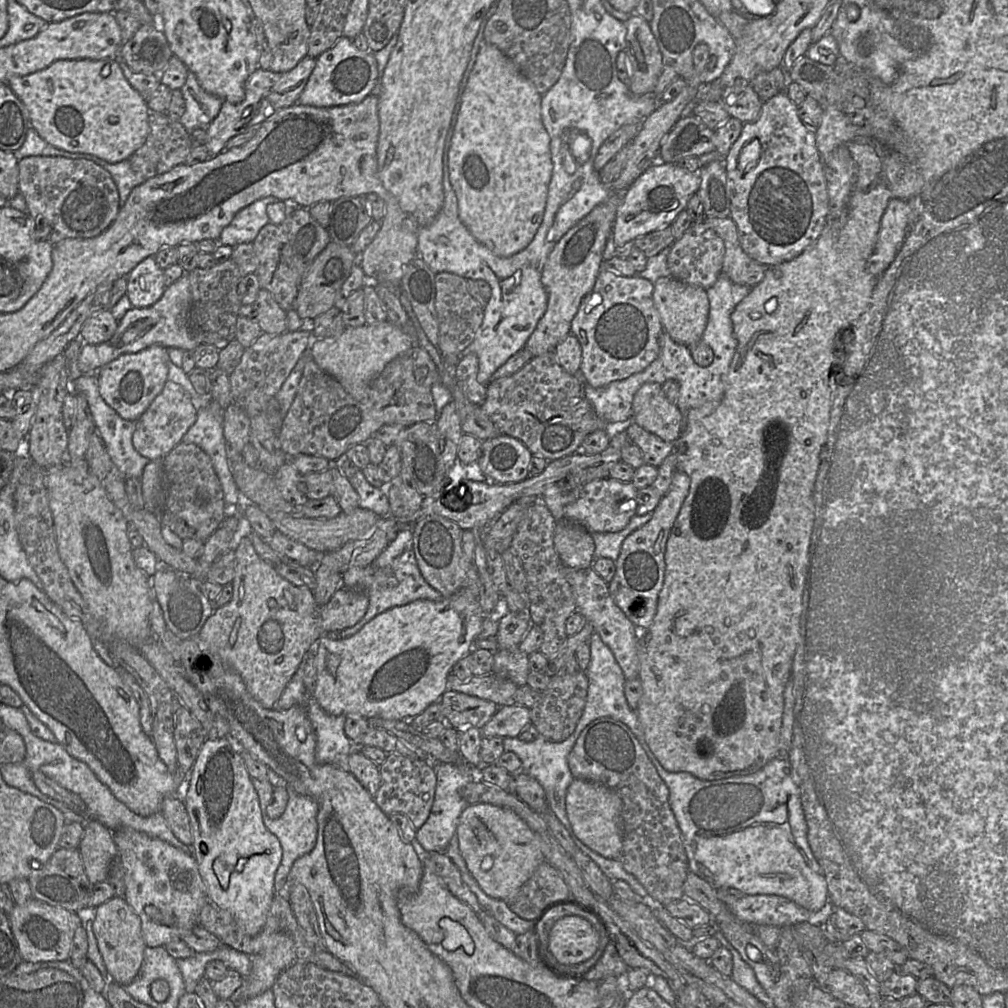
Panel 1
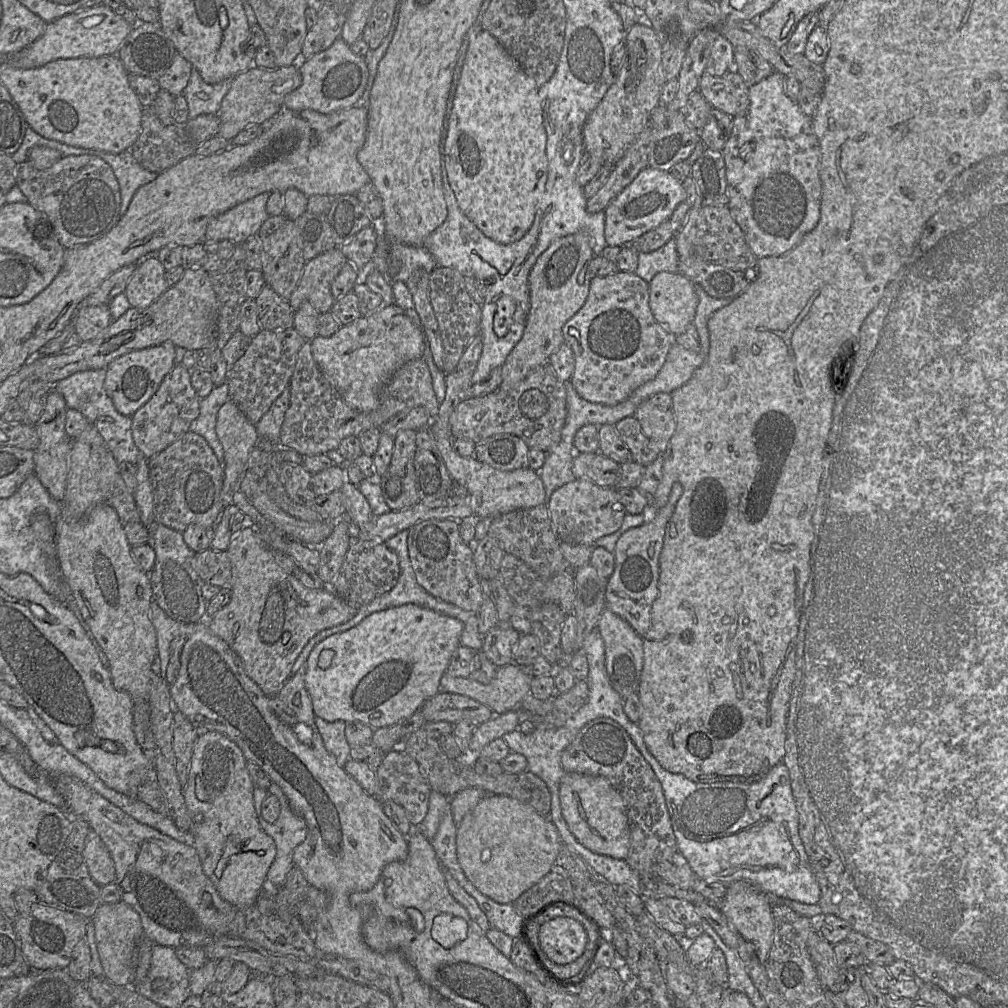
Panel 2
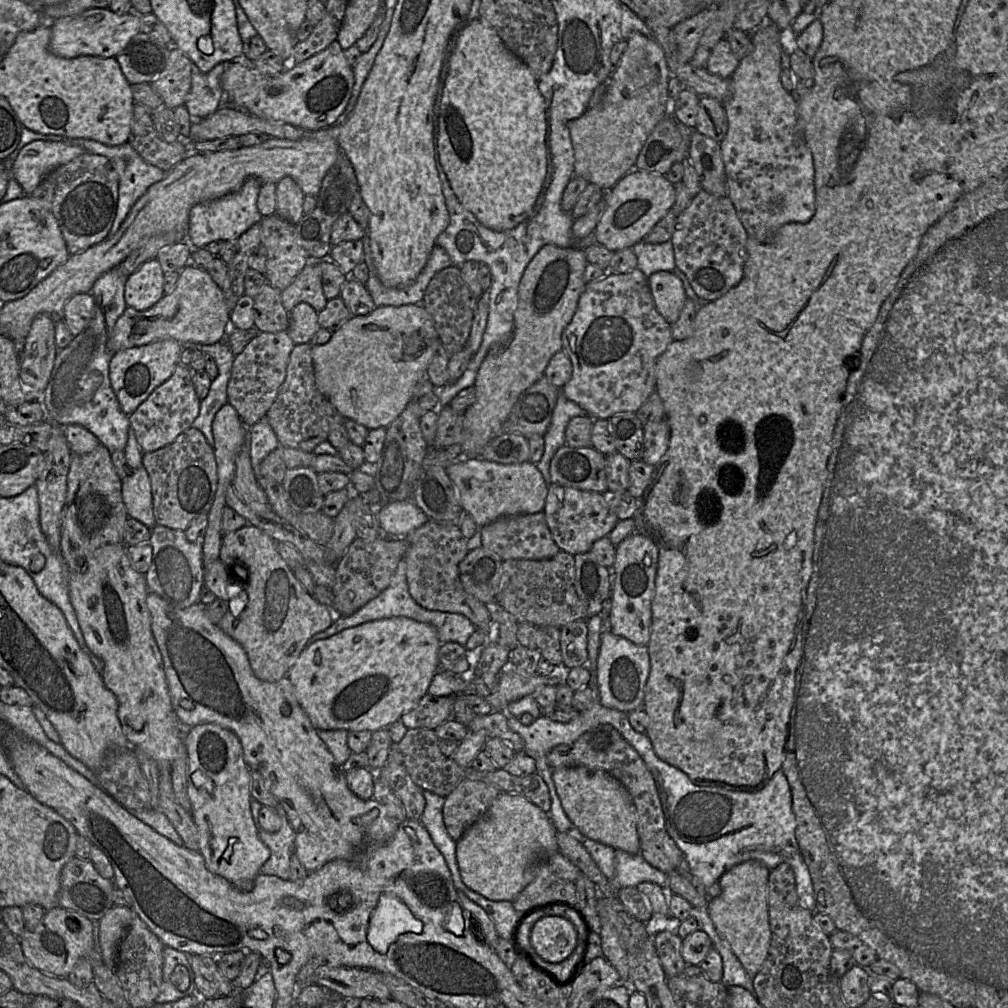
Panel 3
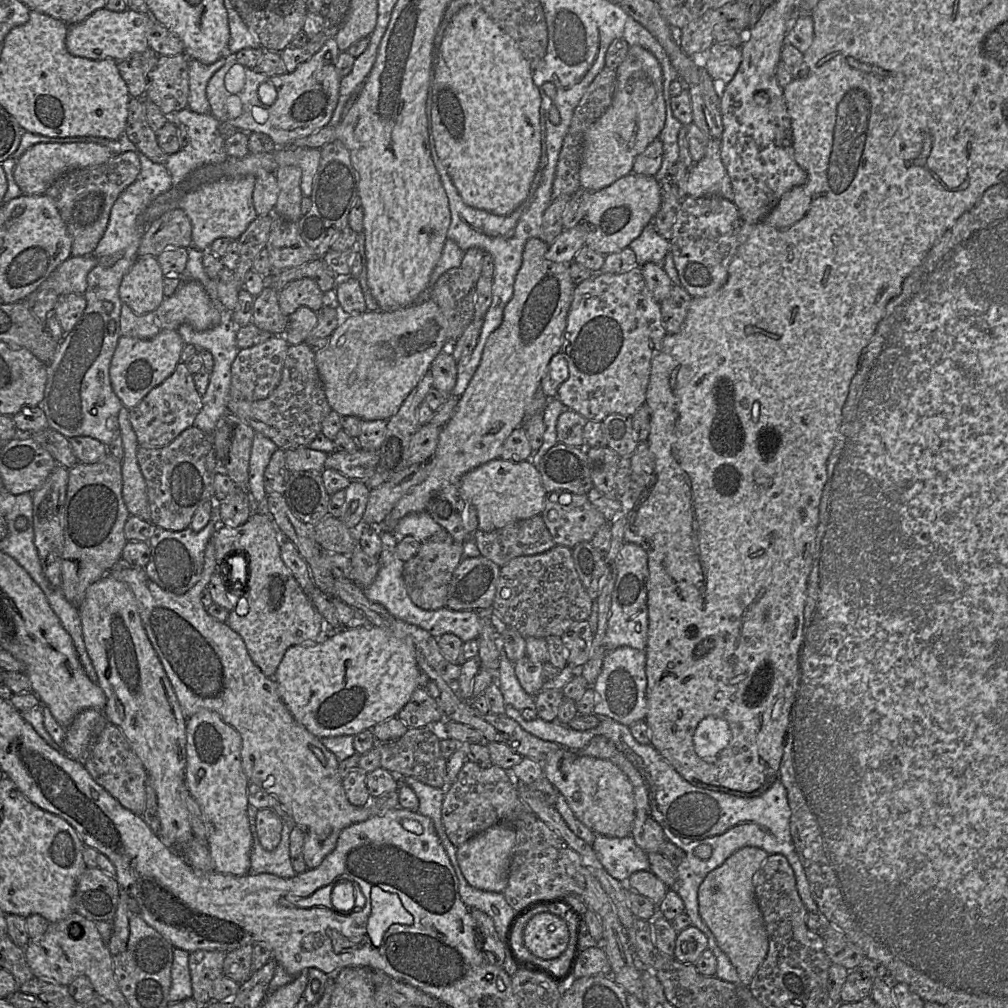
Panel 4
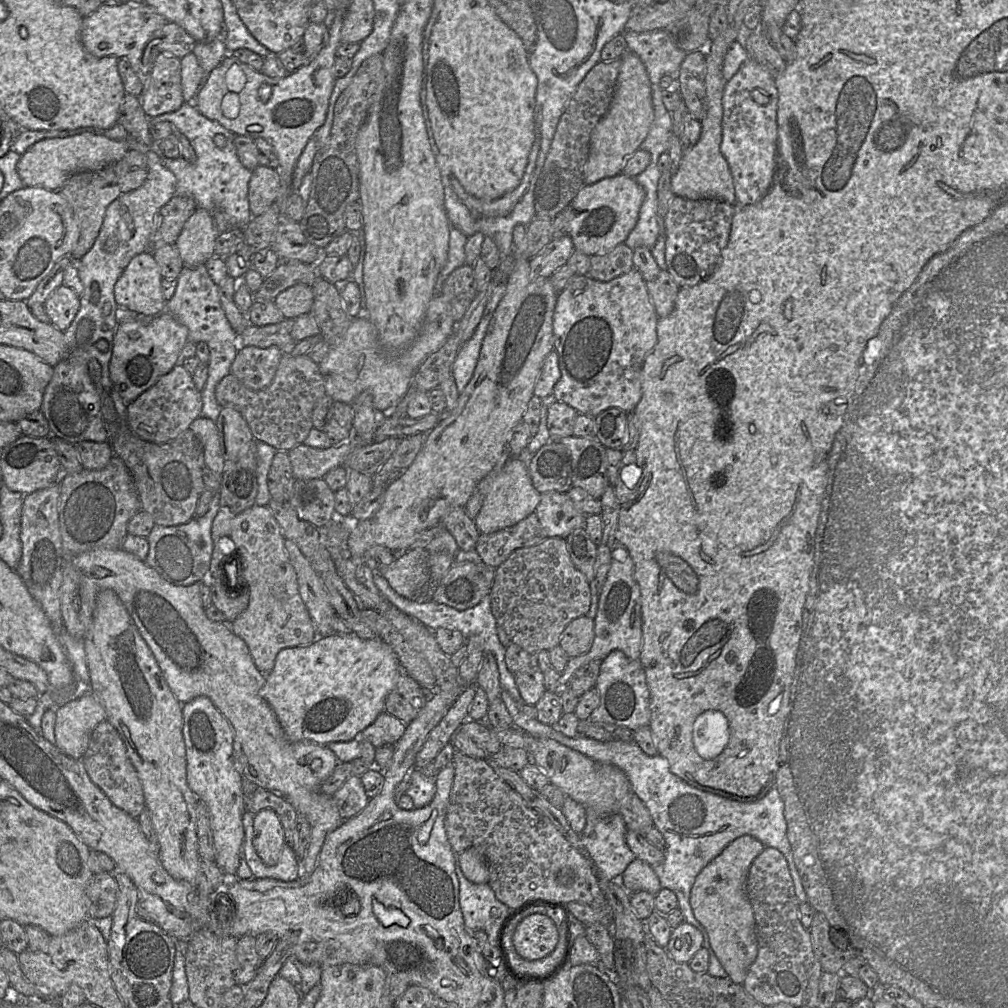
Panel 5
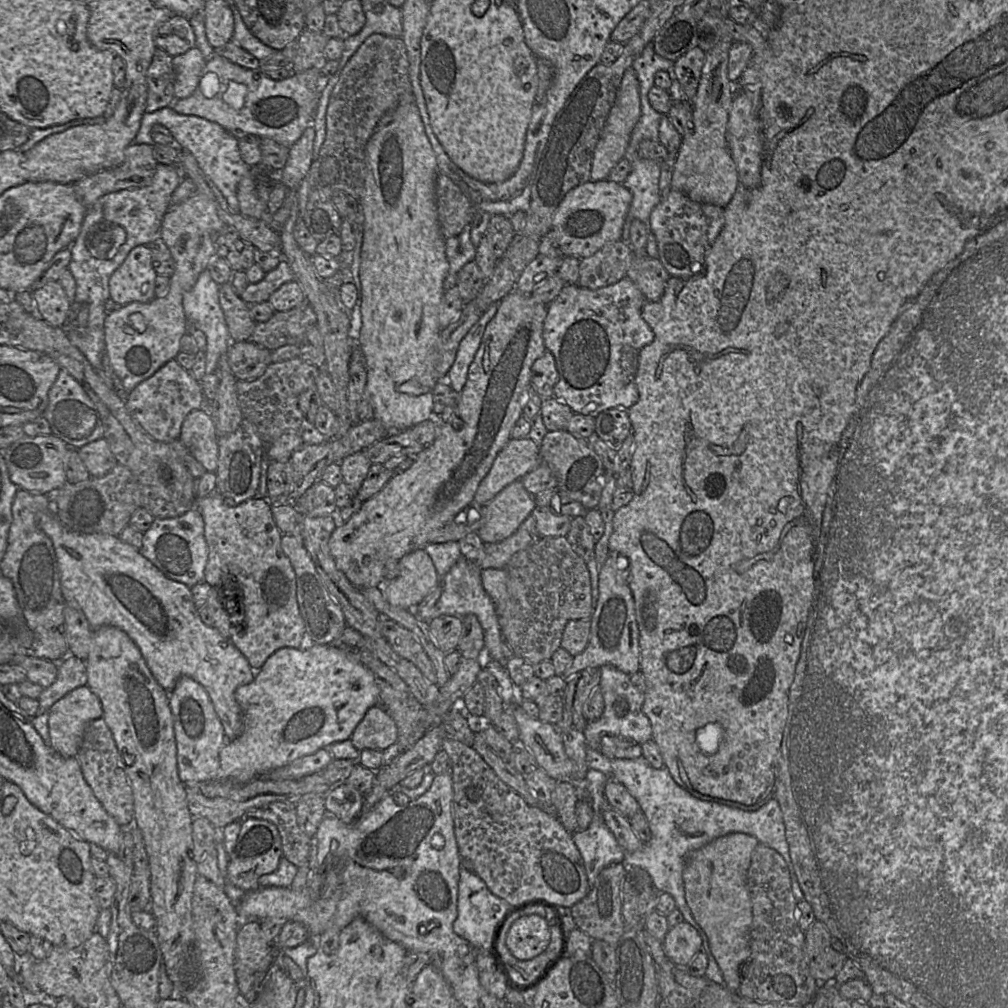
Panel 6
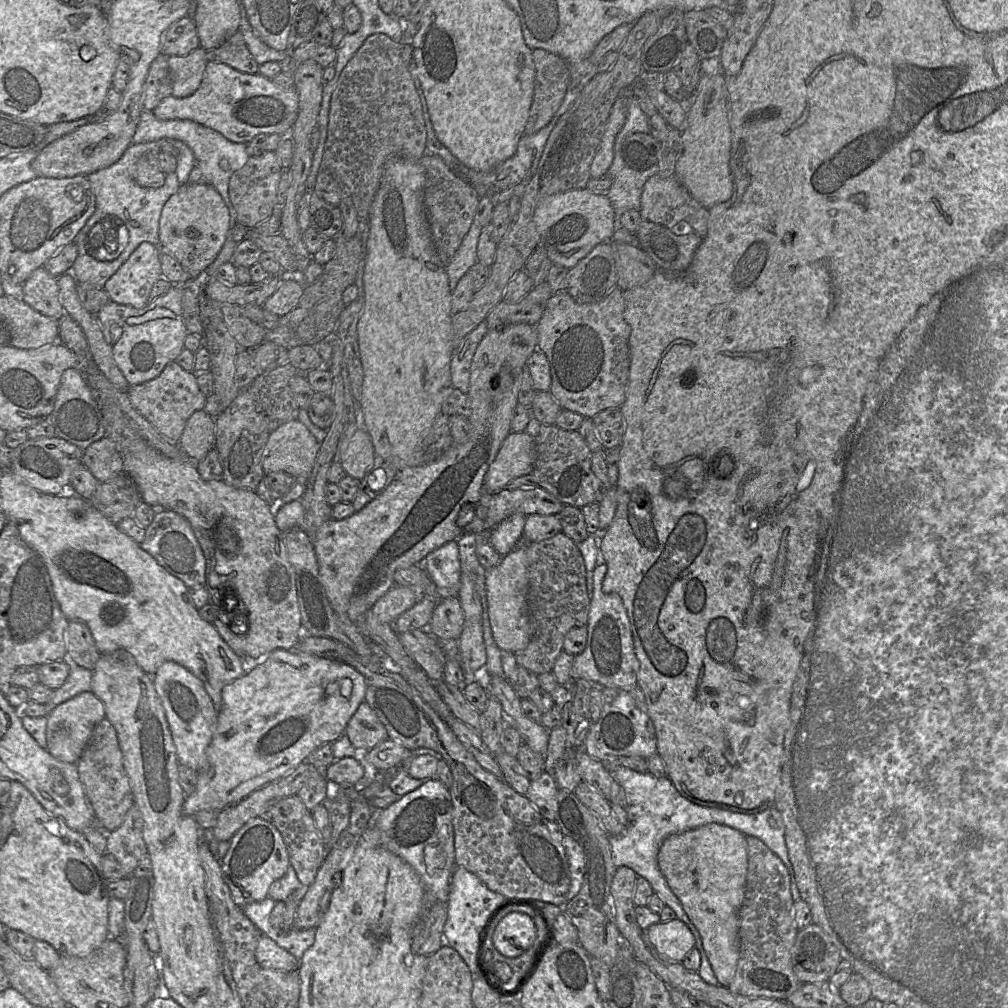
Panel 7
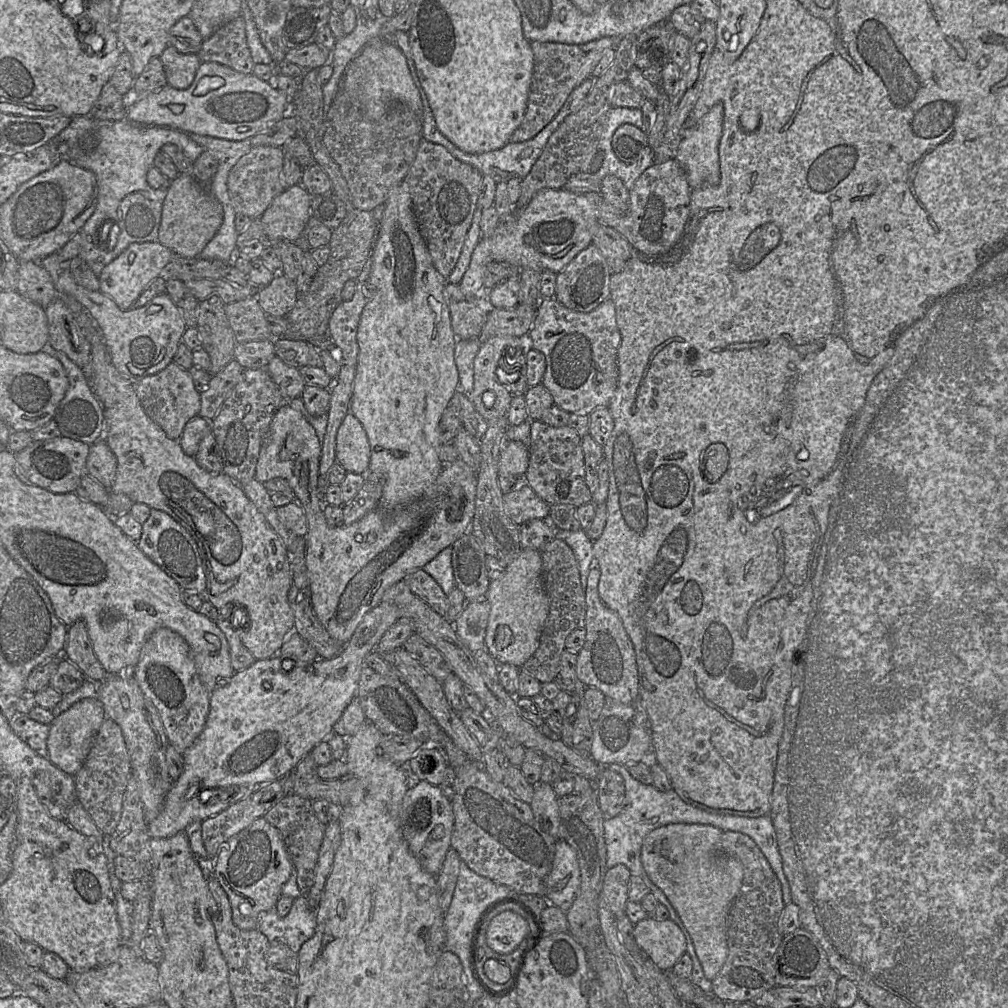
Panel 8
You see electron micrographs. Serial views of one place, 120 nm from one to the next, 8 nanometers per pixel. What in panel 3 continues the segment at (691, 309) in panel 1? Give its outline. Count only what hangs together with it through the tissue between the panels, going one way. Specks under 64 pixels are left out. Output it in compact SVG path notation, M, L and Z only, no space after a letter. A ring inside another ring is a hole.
M657 271L648 277L657 311L672 324L677 321L687 300L681 279L671 271Z

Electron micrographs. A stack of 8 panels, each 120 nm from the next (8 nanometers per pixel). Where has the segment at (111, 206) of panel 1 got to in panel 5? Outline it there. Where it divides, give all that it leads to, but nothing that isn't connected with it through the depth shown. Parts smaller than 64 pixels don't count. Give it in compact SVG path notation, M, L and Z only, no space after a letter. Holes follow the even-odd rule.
M129 149L118 162L96 171L72 174L59 190L72 207L79 225L79 239L71 252L72 261L79 261L94 245L108 205L121 194L139 188L148 176L148 163L145 154Z

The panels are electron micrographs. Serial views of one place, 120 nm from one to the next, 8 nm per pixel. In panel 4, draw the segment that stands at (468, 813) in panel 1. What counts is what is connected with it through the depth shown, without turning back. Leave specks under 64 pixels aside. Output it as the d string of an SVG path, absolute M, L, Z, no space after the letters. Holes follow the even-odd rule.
M495 824L458 846L457 862L468 884L482 891L502 893L508 883L515 844L512 825Z

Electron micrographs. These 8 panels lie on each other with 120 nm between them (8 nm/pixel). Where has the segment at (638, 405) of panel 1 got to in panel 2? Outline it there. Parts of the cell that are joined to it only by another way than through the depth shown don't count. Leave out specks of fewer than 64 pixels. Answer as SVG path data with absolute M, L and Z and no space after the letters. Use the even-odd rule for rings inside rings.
M648 399L637 407L633 416L639 421L644 435L658 453L663 454L676 427L672 409L662 411Z

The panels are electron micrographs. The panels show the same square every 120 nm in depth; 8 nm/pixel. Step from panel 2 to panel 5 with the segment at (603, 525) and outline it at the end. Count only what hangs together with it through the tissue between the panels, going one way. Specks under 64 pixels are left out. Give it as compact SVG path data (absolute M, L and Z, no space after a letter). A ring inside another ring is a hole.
M546 492L535 513L548 537L566 539L577 528L584 527L587 515L580 512L567 493Z

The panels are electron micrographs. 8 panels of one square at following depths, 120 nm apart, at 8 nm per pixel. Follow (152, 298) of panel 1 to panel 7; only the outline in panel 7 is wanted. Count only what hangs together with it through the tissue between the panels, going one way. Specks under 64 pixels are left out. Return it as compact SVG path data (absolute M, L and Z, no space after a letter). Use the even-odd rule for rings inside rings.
M139 244L105 282L103 289L110 301L136 309L144 307L153 284L162 277L159 254L159 246Z

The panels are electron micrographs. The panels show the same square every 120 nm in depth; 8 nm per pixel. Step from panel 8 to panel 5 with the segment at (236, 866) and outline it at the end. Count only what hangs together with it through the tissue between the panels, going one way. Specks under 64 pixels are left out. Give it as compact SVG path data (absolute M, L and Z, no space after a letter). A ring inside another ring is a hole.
M262 809L254 814L252 844L265 865L273 866L278 862L285 844L284 832L272 809Z

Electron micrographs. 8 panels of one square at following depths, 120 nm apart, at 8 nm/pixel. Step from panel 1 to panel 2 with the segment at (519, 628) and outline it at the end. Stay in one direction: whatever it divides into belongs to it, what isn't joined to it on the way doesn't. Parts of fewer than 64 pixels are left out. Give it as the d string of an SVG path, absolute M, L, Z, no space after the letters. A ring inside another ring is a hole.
M497 624L484 638L481 651L496 666L513 662L514 649L520 634L510 624Z

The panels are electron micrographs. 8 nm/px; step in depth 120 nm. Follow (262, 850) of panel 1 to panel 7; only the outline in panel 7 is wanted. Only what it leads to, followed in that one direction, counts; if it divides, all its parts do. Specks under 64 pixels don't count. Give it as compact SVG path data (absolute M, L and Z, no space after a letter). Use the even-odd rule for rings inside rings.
M173 661L164 662L152 676L155 690L165 710L176 755L180 764L199 772L207 767L206 749L217 727L217 712L202 681Z

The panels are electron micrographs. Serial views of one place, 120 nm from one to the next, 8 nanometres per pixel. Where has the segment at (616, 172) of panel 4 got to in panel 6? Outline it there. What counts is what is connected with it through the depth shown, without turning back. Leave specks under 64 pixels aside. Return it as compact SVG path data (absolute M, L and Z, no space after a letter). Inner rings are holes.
M629 67L624 72L617 97L609 112L598 143L594 149L590 181L600 181L607 179L612 168L614 168L616 164L622 158L624 158L625 151L630 141L631 132L641 115L639 89L640 87L636 71L633 67Z

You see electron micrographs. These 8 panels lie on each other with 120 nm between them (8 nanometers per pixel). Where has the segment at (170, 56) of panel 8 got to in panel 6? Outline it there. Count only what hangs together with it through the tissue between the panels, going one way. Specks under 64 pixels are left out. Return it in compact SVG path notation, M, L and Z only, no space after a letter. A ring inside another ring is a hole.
M196 47L172 58L175 100L187 98L194 92L206 61L201 51Z

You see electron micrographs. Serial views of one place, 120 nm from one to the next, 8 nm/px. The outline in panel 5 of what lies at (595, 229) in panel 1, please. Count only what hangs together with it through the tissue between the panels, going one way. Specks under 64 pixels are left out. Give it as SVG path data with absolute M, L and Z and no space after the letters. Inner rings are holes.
M518 224L513 229L513 255L515 265L507 279L507 287L488 325L477 365L465 389L459 394L454 410L440 415L438 424L426 434L424 444L407 470L391 480L385 487L380 509L370 518L351 525L347 539L347 552L354 559L366 560L368 550L374 545L387 547L399 558L422 531L435 526L452 508L468 503L477 484L488 475L507 453L512 429L523 421L528 403L534 395L535 383L547 355L554 350L553 313L558 292L549 278L533 277L530 259L526 259L527 225Z

